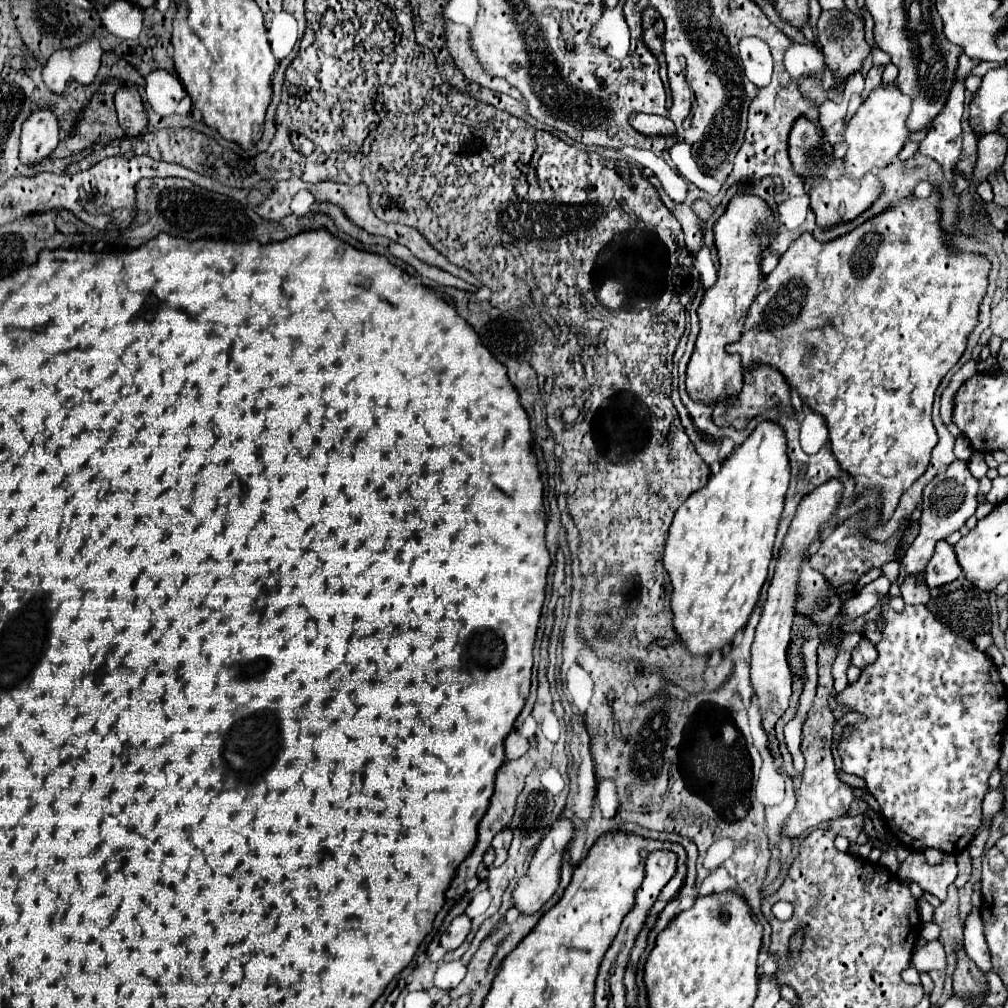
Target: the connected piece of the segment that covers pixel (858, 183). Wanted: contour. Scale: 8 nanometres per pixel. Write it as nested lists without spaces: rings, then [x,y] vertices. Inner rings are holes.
[[[805,115],[797,117],[797,121],[791,127],[789,133],[789,159],[793,163],[795,175],[799,175],[805,183],[805,189],[811,197],[811,209],[817,215],[819,227],[827,229],[839,221],[855,219],[859,213],[863,213],[881,193],[881,181],[871,175],[871,181],[865,179],[853,179],[847,175],[847,165],[843,159],[837,159],[833,153],[833,147],[823,139],[823,131],[817,121],[807,119]]]

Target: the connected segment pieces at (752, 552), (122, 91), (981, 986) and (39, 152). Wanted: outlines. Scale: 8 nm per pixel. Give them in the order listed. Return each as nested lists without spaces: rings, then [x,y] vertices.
[[[761,421],[753,433],[721,463],[719,473],[711,475],[705,487],[691,493],[687,501],[677,509],[669,527],[663,565],[673,585],[671,609],[675,615],[675,629],[691,653],[709,655],[715,649],[723,649],[747,623],[767,579],[789,481],[791,465],[785,431],[775,421]]]
[[[121,85],[117,89],[115,109],[119,115],[119,123],[125,129],[127,137],[137,137],[145,131],[147,115],[145,115],[145,107],[135,85]]]
[[[961,947],[957,949],[957,969],[953,973],[953,991],[961,997],[973,997],[979,1005],[987,991],[985,973],[971,961],[967,951]]]
[[[37,109],[23,123],[21,161],[27,165],[39,163],[59,143],[59,119],[51,109]]]

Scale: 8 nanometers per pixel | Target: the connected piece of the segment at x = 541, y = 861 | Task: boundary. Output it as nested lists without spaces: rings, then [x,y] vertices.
[[[561,815],[549,829],[549,833],[545,835],[545,839],[539,843],[537,851],[535,851],[535,857],[529,865],[529,871],[527,875],[519,881],[517,889],[513,891],[513,905],[521,911],[521,913],[535,913],[541,909],[541,905],[545,901],[551,899],[551,895],[555,893],[555,889],[559,887],[559,879],[561,879],[561,863],[563,863],[563,855],[569,847],[569,843],[573,841],[575,837],[575,827],[573,823]]]

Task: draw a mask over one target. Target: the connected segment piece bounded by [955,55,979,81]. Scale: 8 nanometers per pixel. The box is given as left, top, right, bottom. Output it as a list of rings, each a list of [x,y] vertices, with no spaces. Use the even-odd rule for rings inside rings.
[[[961,55],[961,57],[959,57],[959,67],[957,67],[957,73],[955,73],[955,81],[965,79],[977,63],[979,63],[977,59],[969,59],[967,55]]]

